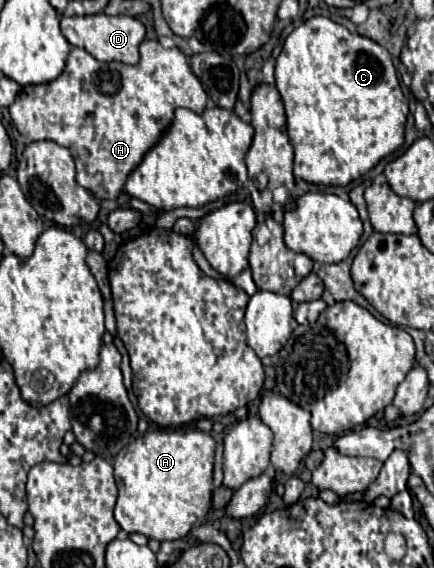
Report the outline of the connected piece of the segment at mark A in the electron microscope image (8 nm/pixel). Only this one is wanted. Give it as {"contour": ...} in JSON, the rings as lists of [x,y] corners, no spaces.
{"contour":[[[153,430],[145,436],[137,438],[129,446],[125,446],[115,458],[115,482],[119,488],[117,504],[115,504],[115,520],[127,532],[139,532],[147,538],[163,540],[179,540],[185,538],[191,530],[195,520],[205,516],[207,506],[211,504],[211,490],[213,490],[213,454],[215,454],[215,440],[209,434],[199,430]]]}

